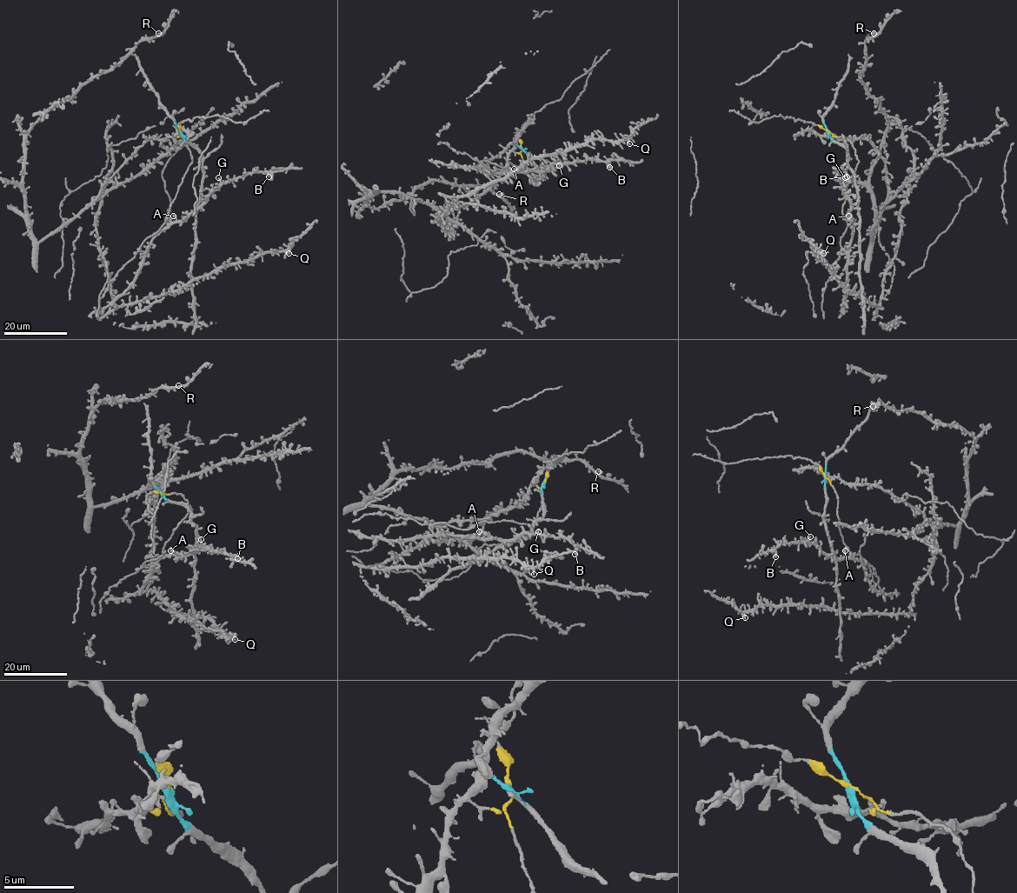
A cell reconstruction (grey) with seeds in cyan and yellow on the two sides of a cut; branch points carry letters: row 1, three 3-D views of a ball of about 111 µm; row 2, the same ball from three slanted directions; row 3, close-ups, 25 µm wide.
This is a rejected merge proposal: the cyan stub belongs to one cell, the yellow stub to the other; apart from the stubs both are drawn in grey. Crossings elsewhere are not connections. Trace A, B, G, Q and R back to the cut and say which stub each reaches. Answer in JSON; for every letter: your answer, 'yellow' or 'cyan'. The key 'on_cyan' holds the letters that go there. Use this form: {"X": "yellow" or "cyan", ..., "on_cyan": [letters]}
{"A": "yellow", "B": "yellow", "G": "yellow", "Q": "yellow", "R": "yellow", "on_cyan": []}

